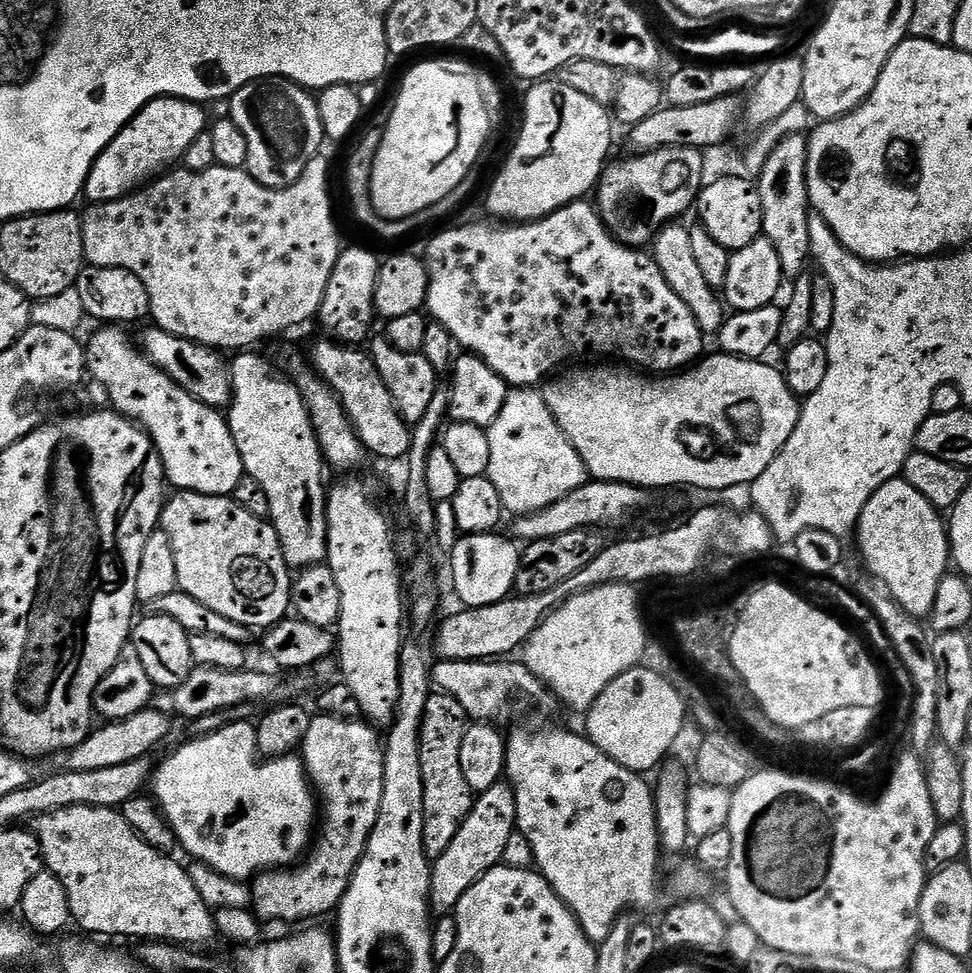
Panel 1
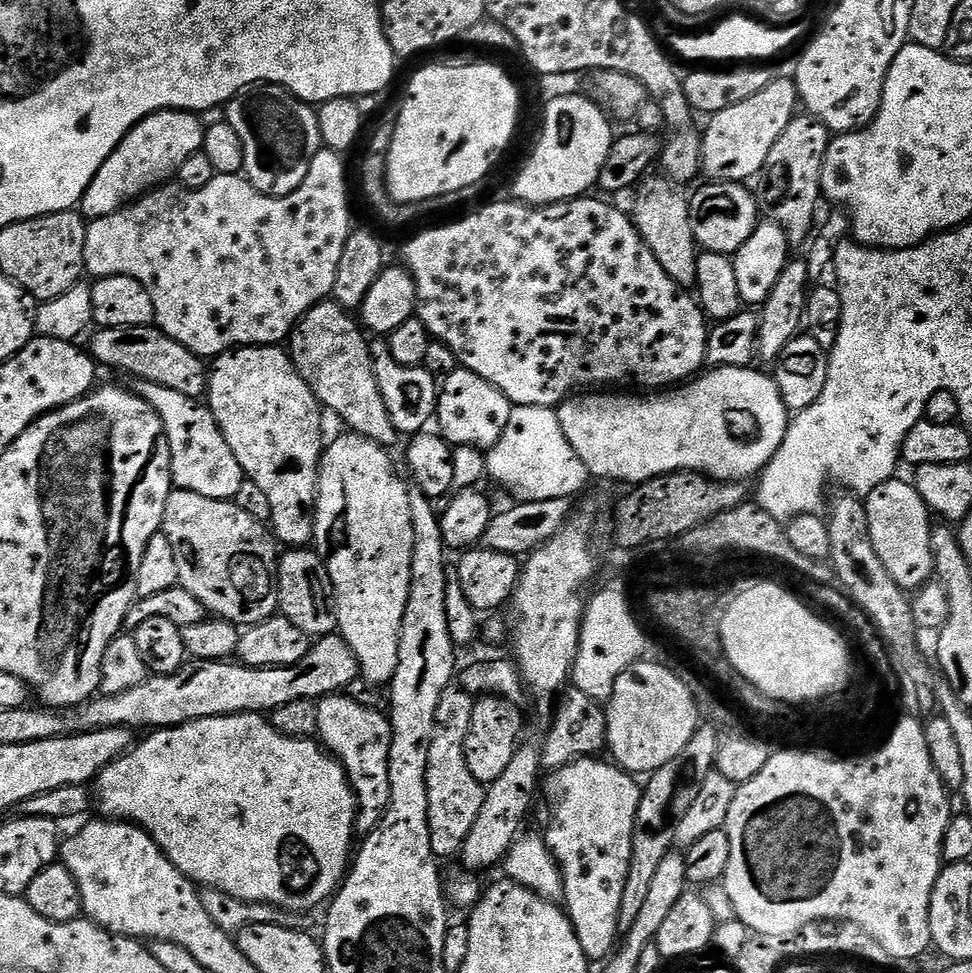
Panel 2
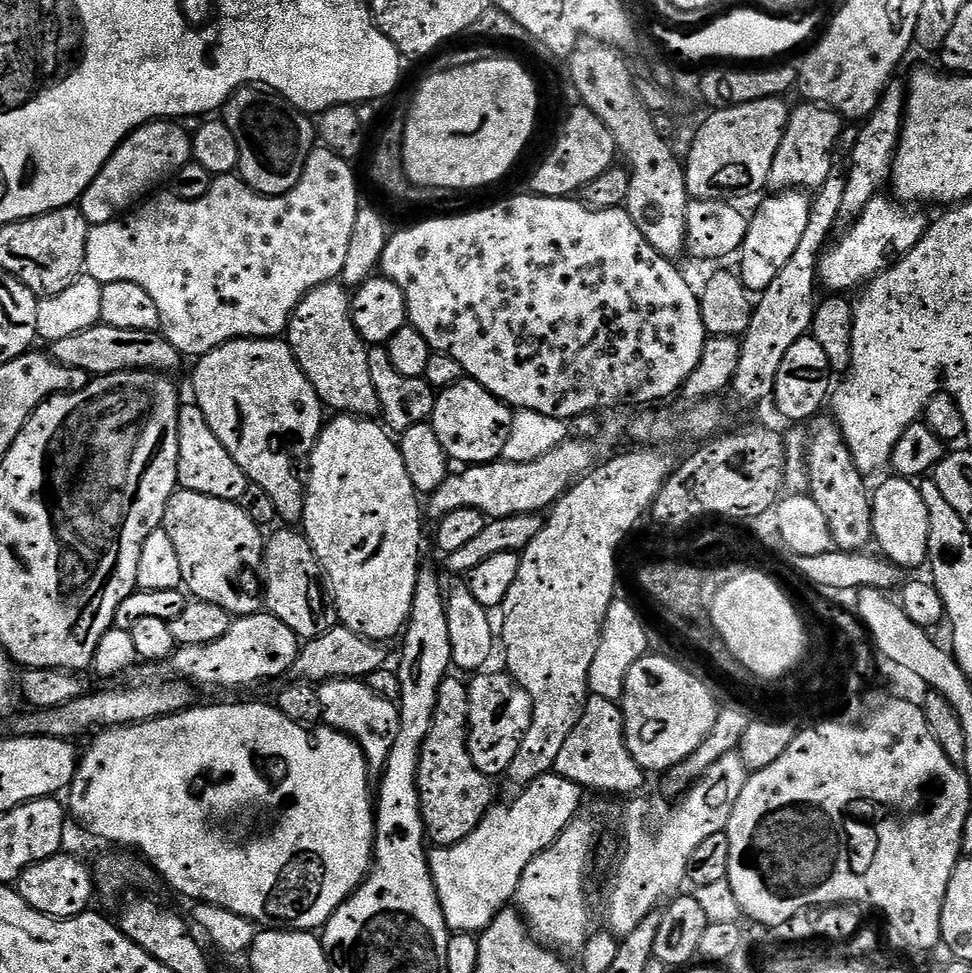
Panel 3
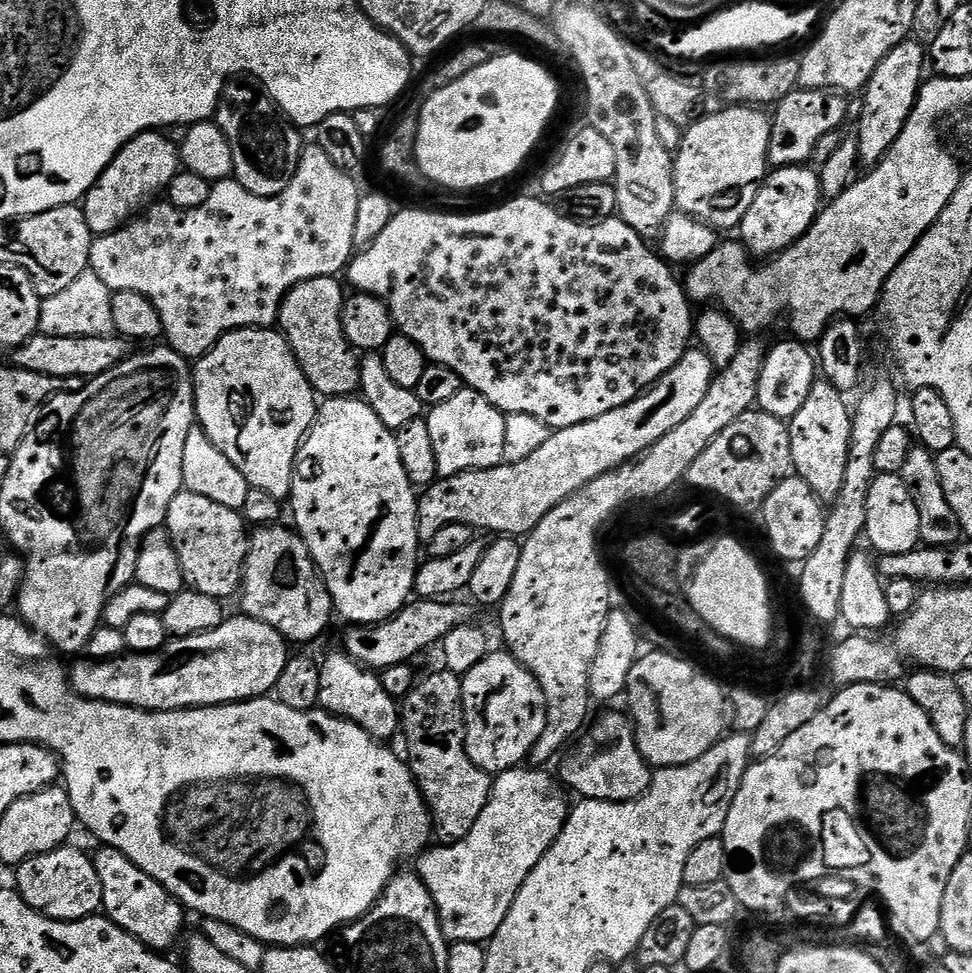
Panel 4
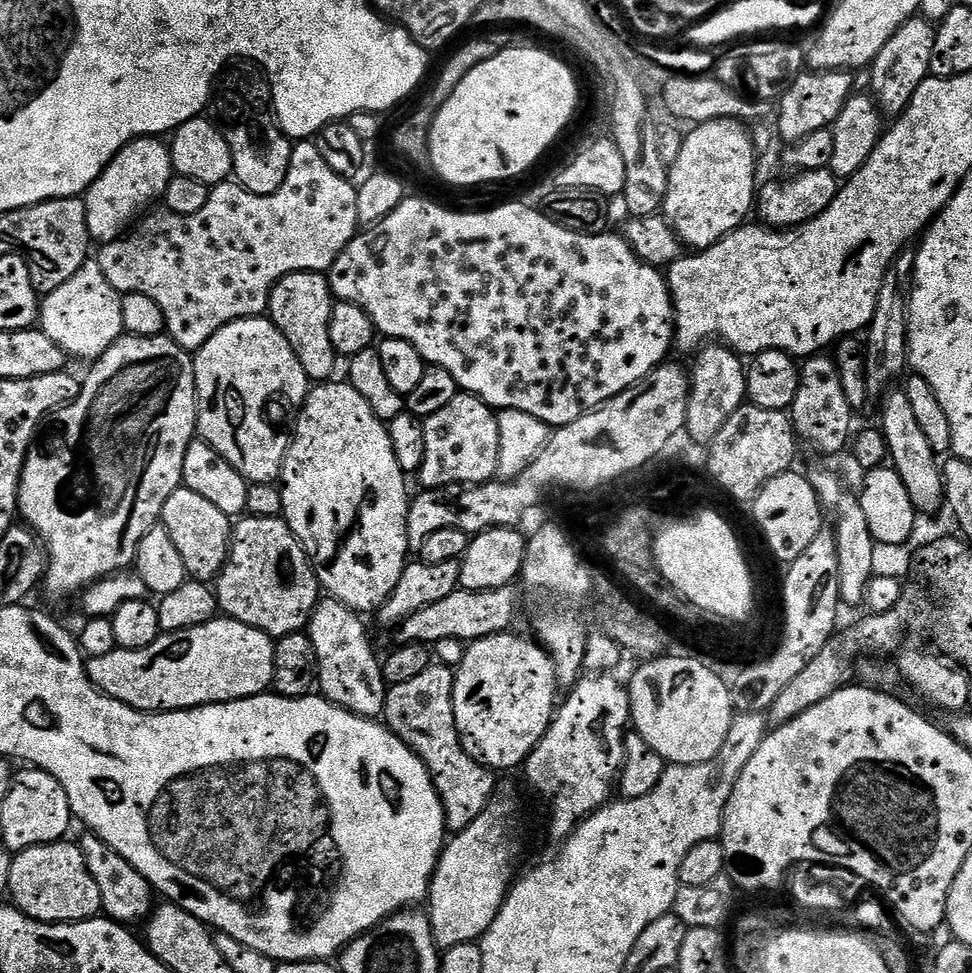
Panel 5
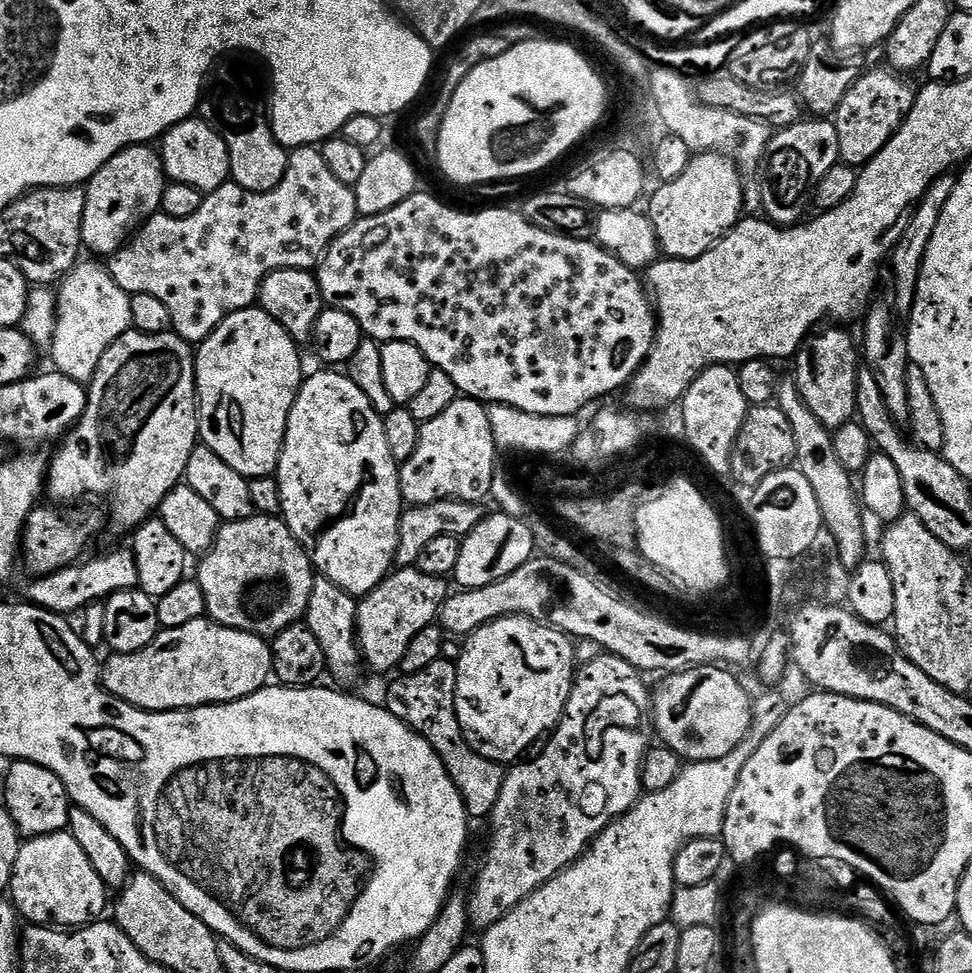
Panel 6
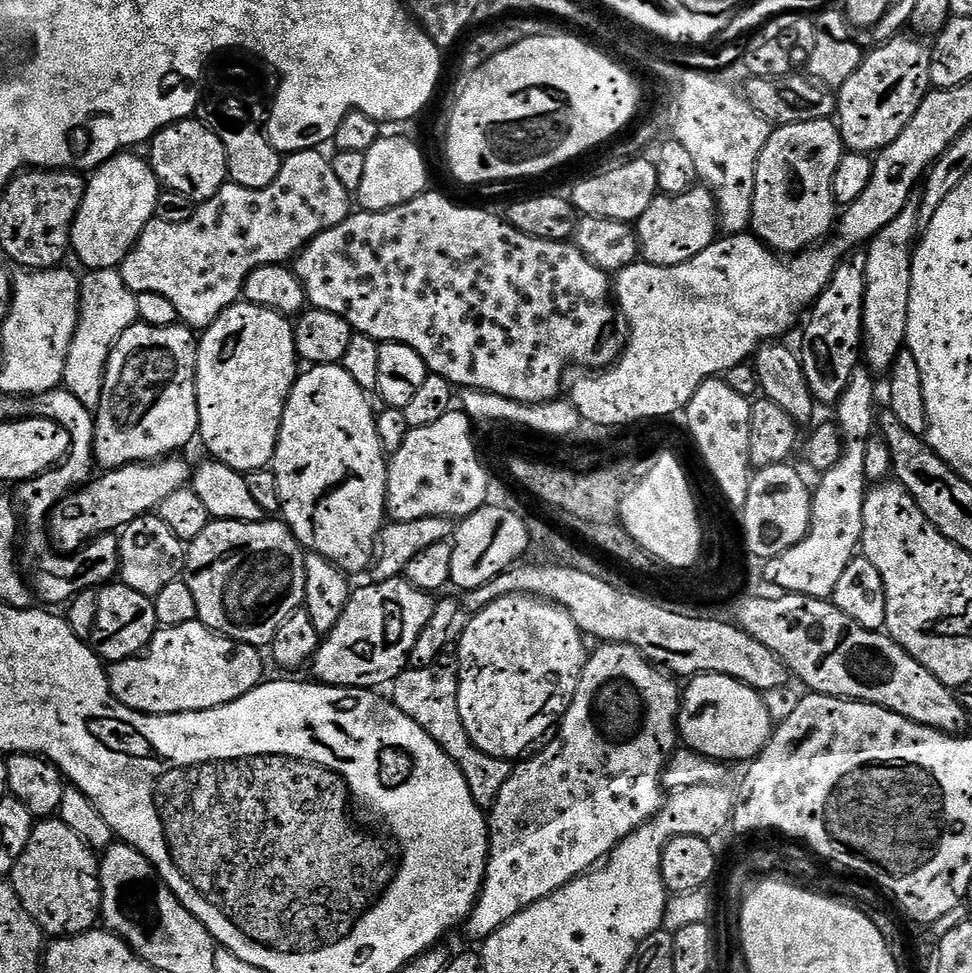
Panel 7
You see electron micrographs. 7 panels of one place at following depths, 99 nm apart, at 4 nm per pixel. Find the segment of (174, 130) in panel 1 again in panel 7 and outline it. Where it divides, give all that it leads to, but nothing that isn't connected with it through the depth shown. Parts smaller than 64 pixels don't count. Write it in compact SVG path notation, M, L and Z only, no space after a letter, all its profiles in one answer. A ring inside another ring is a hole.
M117 154L108 157L105 164L99 165L91 173L84 189L82 206L78 210L76 220L72 224L72 247L71 251L88 270L98 268L119 269L124 259L130 254L130 250L138 242L142 230L149 224L156 214L156 203L162 191L160 179L156 177L156 171L152 169L151 163L136 154Z

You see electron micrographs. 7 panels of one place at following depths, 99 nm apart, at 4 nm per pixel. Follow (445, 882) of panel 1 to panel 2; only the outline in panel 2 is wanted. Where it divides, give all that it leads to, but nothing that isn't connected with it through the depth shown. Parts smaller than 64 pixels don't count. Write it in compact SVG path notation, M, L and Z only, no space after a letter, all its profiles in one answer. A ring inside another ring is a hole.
M521 743L517 747L514 758L510 758L510 762L506 765L506 770L502 770L499 778L494 778L494 782L487 785L484 793L484 801L482 802L482 810L478 810L478 818L474 818L474 826L470 830L470 834L466 834L466 842L462 846L458 857L459 863L465 864L467 871L472 874L480 874L483 868L492 868L501 863L504 857L508 855L512 844L521 835L520 827L524 824L524 819L528 816L528 811L532 808L532 799L535 798L536 792L538 796L538 787L542 782L542 772L540 776L540 752L532 744Z

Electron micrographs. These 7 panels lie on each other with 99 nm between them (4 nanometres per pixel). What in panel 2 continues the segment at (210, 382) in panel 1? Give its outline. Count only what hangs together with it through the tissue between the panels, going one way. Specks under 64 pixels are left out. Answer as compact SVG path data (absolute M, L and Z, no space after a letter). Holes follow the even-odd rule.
M147 324L146 326L114 326L93 331L90 355L97 365L118 368L137 381L149 380L158 386L178 390L178 394L203 397L206 392L205 357L186 350L174 338L170 338L162 329Z

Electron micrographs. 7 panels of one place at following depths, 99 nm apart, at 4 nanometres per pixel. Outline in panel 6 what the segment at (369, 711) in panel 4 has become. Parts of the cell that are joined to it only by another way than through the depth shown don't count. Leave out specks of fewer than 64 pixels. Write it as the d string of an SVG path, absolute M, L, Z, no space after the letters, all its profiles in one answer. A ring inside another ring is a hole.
M317 575L312 582L310 590L310 602L304 611L303 623L318 638L322 646L322 654L326 654L326 672L329 677L337 680L340 686L352 684L360 676L362 669L362 657L360 645L356 643L356 610L357 597L351 596L342 586L334 586L326 577Z

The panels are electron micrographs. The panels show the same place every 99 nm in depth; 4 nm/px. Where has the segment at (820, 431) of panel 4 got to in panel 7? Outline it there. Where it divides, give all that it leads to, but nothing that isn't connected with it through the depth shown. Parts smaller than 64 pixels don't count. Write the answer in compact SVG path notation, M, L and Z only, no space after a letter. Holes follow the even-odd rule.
M856 250L843 257L826 290L822 290L806 316L808 325L800 336L798 355L802 374L806 374L806 386L810 386L810 394L820 406L835 406L846 386L850 386L854 370L862 364L862 310L866 294L867 257L867 251L864 250Z

